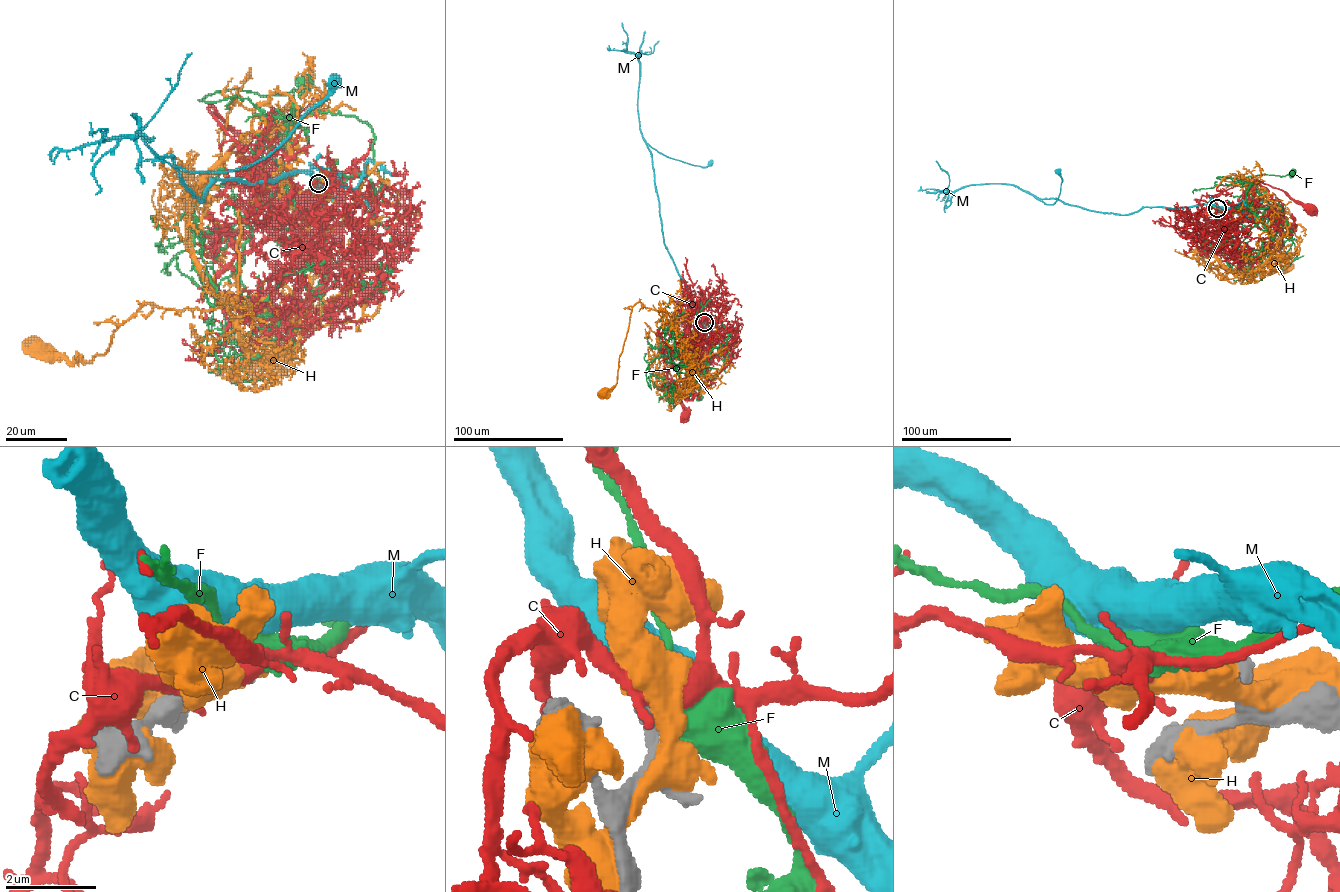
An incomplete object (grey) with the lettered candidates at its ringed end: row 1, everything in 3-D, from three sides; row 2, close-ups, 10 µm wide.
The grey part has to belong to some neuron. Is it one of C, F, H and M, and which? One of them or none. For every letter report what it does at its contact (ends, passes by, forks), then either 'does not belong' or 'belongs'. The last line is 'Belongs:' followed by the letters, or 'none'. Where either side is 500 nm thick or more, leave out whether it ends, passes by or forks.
C: does not belong
F: does not belong
H: does not belong
M: belongs
Belongs: M

